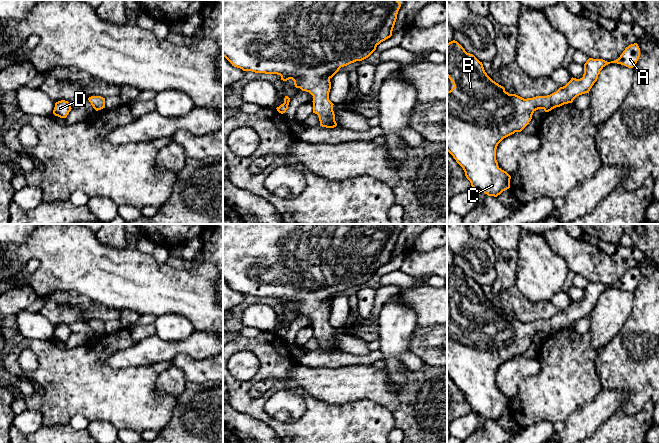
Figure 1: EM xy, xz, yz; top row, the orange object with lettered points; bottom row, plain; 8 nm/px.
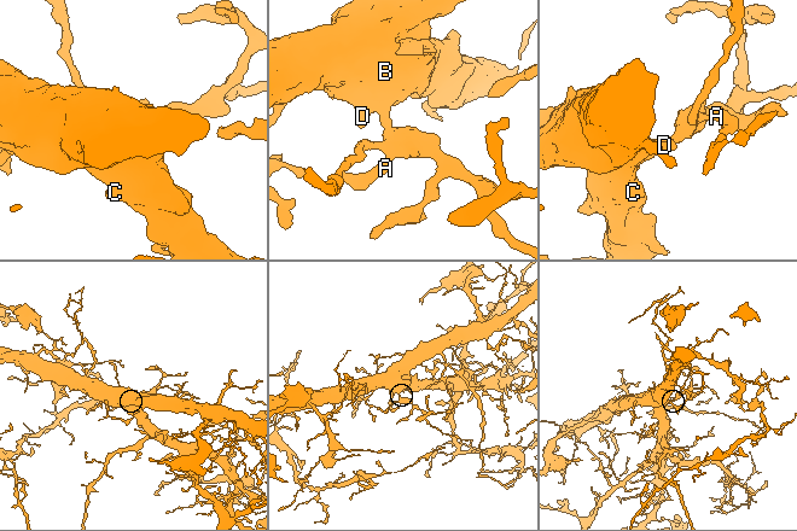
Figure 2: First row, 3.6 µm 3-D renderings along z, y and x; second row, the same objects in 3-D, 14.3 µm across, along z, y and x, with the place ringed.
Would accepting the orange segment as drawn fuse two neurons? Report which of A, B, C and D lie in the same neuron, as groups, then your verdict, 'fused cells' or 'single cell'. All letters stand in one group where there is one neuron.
A B C D; single cell

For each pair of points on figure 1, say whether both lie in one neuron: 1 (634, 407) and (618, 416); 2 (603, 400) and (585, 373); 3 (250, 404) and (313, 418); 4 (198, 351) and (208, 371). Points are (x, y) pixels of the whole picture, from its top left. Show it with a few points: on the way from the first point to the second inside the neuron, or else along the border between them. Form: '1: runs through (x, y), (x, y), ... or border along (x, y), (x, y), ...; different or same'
1: border along (647, 403), (635, 414), (627, 414), (621, 408); different
2: border along (602, 389), (592, 400), (584, 402), (579, 407); different
3: runs through (266, 418), (280, 428), (297, 428); same
4: border along (179, 353), (198, 359), (212, 356); different

